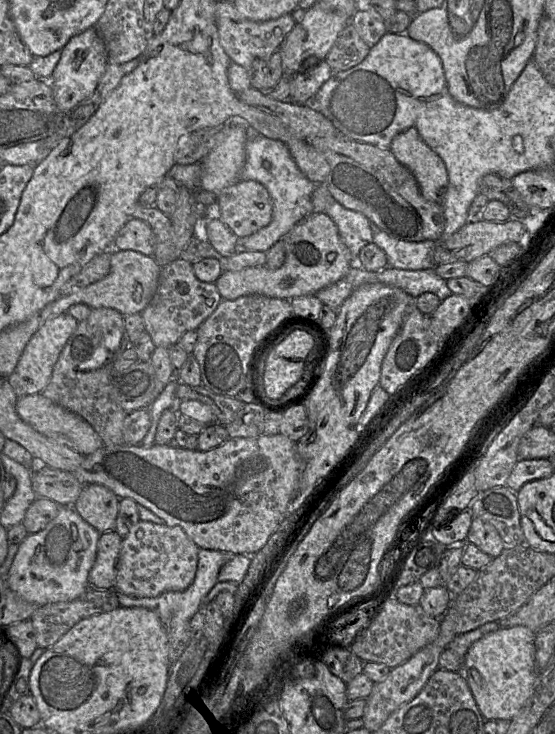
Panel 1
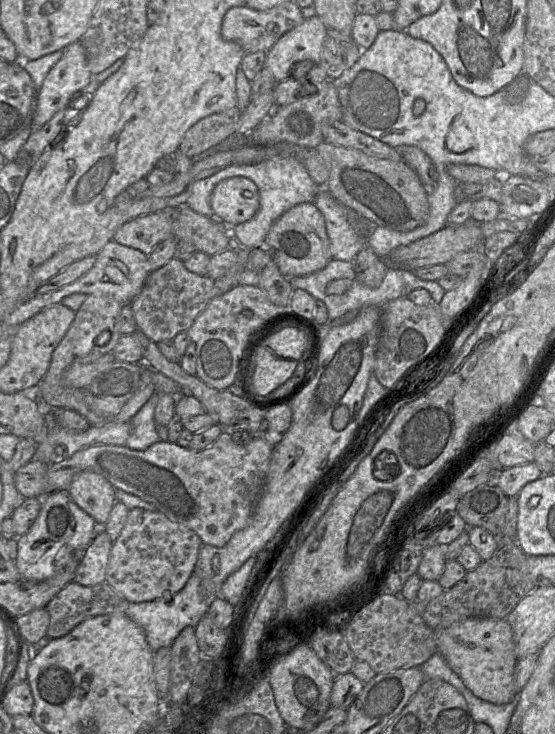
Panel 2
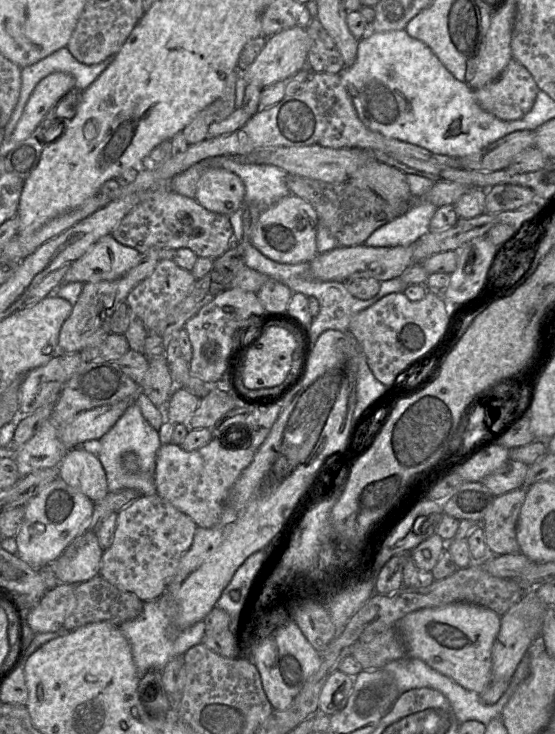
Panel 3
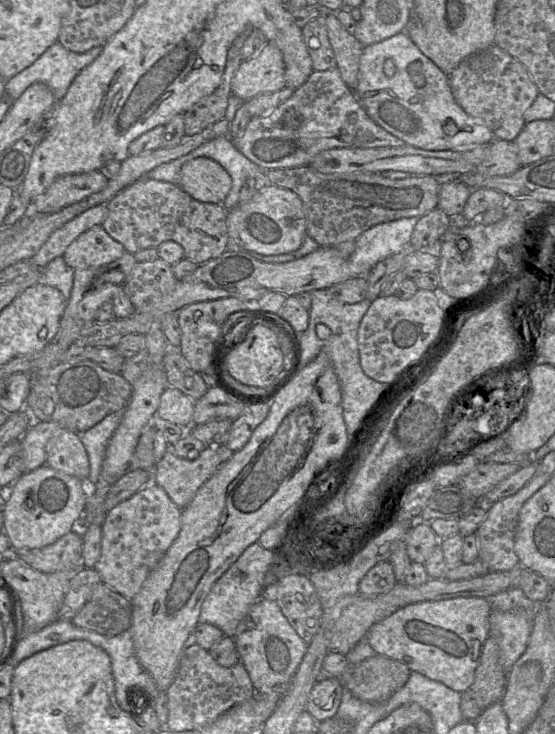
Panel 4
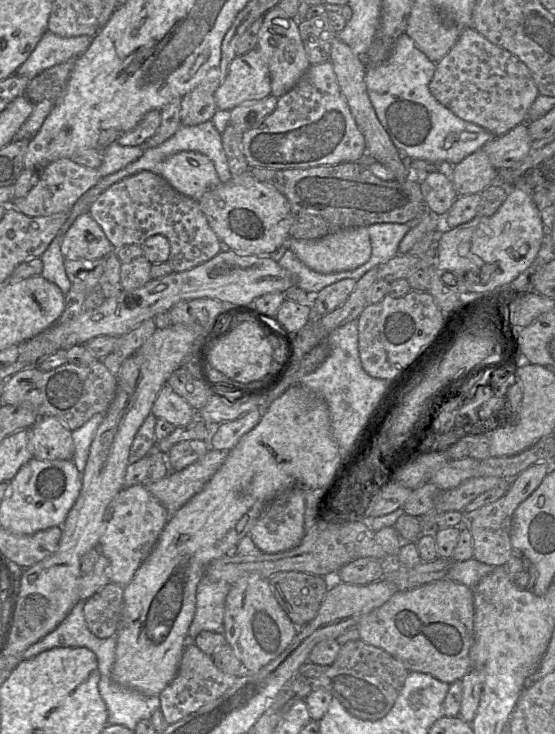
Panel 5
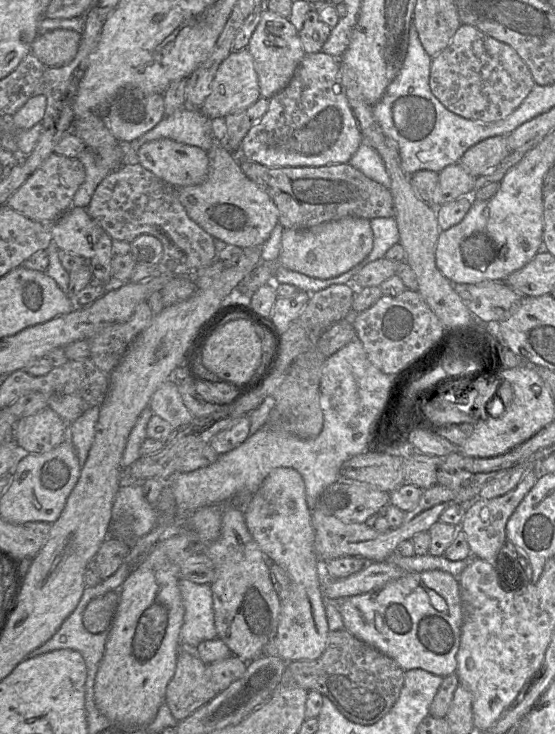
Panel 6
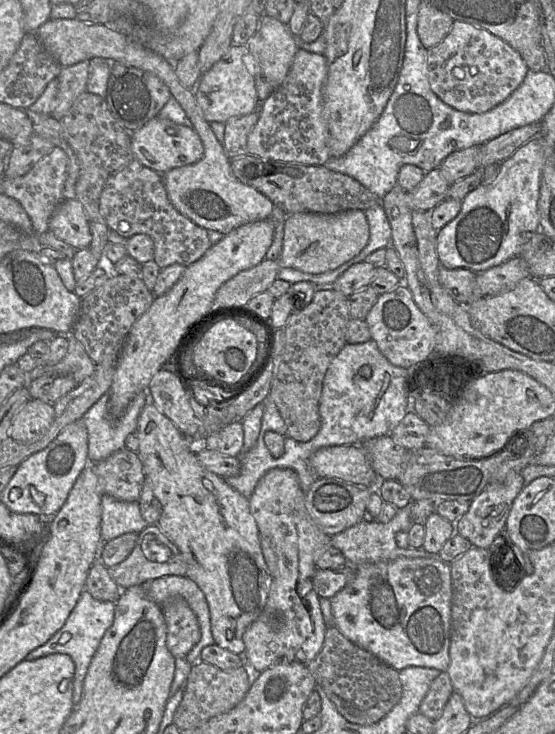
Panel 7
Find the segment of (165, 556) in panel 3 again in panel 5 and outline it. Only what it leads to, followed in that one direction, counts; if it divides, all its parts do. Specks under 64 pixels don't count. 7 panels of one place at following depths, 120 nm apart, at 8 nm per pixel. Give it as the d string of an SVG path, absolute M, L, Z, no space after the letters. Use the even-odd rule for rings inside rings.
M144 484L124 488L109 504L98 549L110 562L110 582L125 587L147 558L169 520L162 504Z

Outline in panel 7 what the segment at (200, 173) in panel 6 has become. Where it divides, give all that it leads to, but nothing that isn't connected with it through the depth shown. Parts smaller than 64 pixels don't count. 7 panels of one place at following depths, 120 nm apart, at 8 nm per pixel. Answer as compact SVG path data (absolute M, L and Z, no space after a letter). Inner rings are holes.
M159 116L152 118L141 128L131 134L134 159L160 174L198 162L204 156L203 143L193 127L176 124Z

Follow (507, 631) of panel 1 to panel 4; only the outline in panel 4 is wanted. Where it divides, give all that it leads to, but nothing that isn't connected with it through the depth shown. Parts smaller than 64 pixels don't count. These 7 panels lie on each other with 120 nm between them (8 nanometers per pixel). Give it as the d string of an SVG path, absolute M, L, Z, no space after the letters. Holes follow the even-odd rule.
M458 596L444 600L409 604L375 623L368 630L364 639L377 654L401 661L408 666L411 672L421 673L461 693L469 689L474 682L481 650L489 637L491 610L491 605L486 598L473 596Z

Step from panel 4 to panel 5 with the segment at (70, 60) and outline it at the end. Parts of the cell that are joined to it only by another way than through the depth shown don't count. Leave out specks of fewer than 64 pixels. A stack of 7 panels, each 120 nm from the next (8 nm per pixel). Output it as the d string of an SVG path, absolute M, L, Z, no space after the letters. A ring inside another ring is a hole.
M48 30L16 74L31 80L52 66L80 57L87 51L92 40L90 36L65 38Z

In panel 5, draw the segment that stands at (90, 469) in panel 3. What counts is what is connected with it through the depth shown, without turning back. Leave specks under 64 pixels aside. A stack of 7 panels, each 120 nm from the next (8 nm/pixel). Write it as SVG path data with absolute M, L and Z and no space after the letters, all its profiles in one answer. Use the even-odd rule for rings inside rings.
M51 416L39 417L28 430L34 458L43 461L72 460L72 431L60 420Z

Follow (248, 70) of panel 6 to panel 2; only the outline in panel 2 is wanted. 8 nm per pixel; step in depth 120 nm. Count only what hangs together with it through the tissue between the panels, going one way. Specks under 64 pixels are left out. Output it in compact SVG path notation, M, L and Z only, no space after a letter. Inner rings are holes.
M317 15L305 19L301 24L283 34L266 52L264 67L271 71L278 83L292 75L293 67L301 61L308 60L315 63L315 65L319 65L327 30L327 27Z

